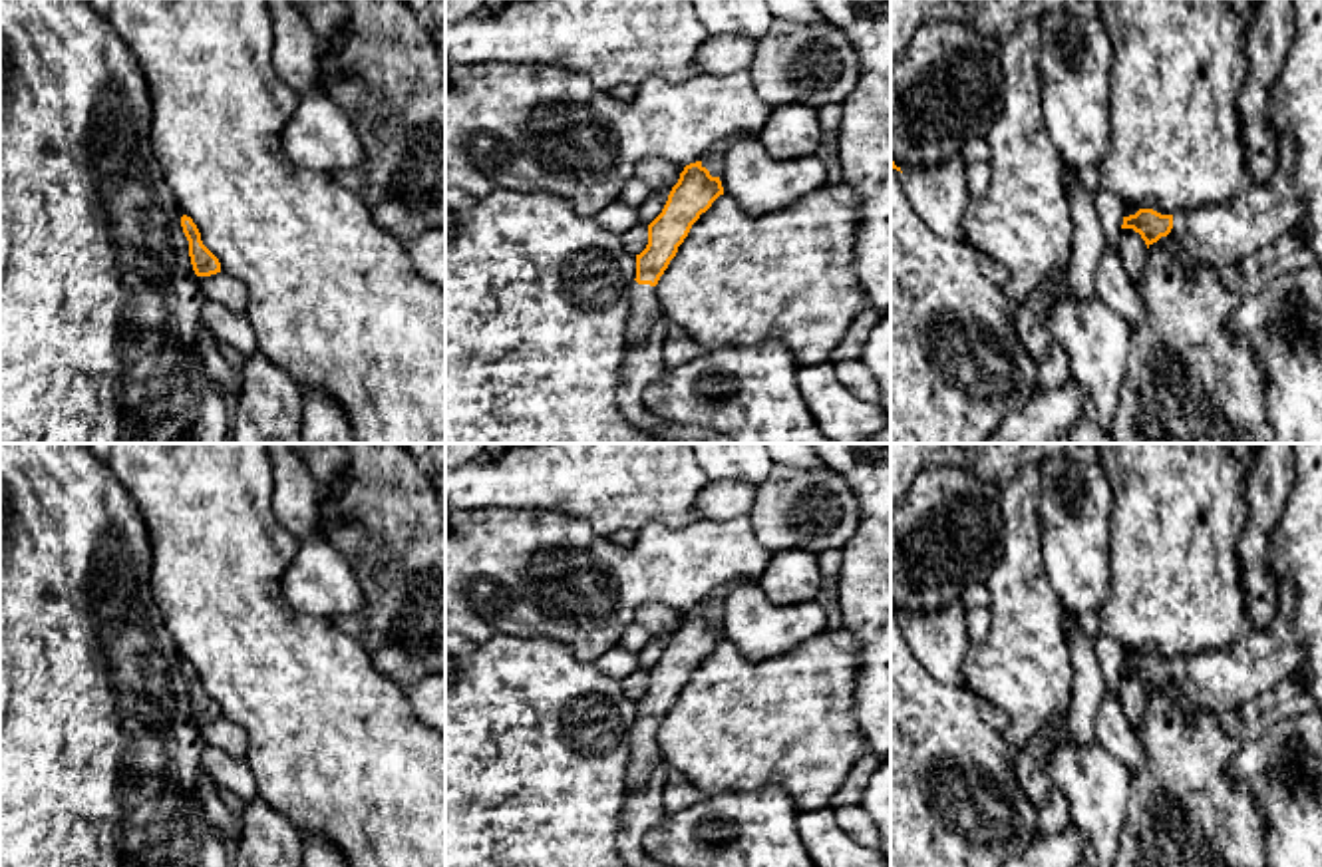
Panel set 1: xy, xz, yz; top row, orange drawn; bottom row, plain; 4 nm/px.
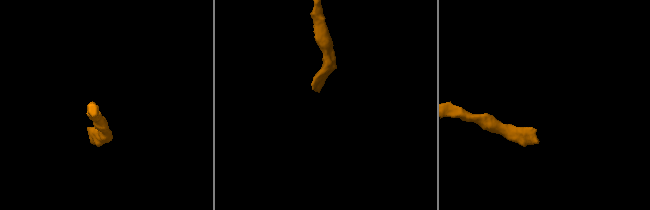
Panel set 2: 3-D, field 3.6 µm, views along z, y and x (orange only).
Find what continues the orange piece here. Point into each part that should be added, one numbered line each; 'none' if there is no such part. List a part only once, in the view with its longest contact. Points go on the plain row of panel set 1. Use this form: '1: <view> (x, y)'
1: xz (645, 752)

